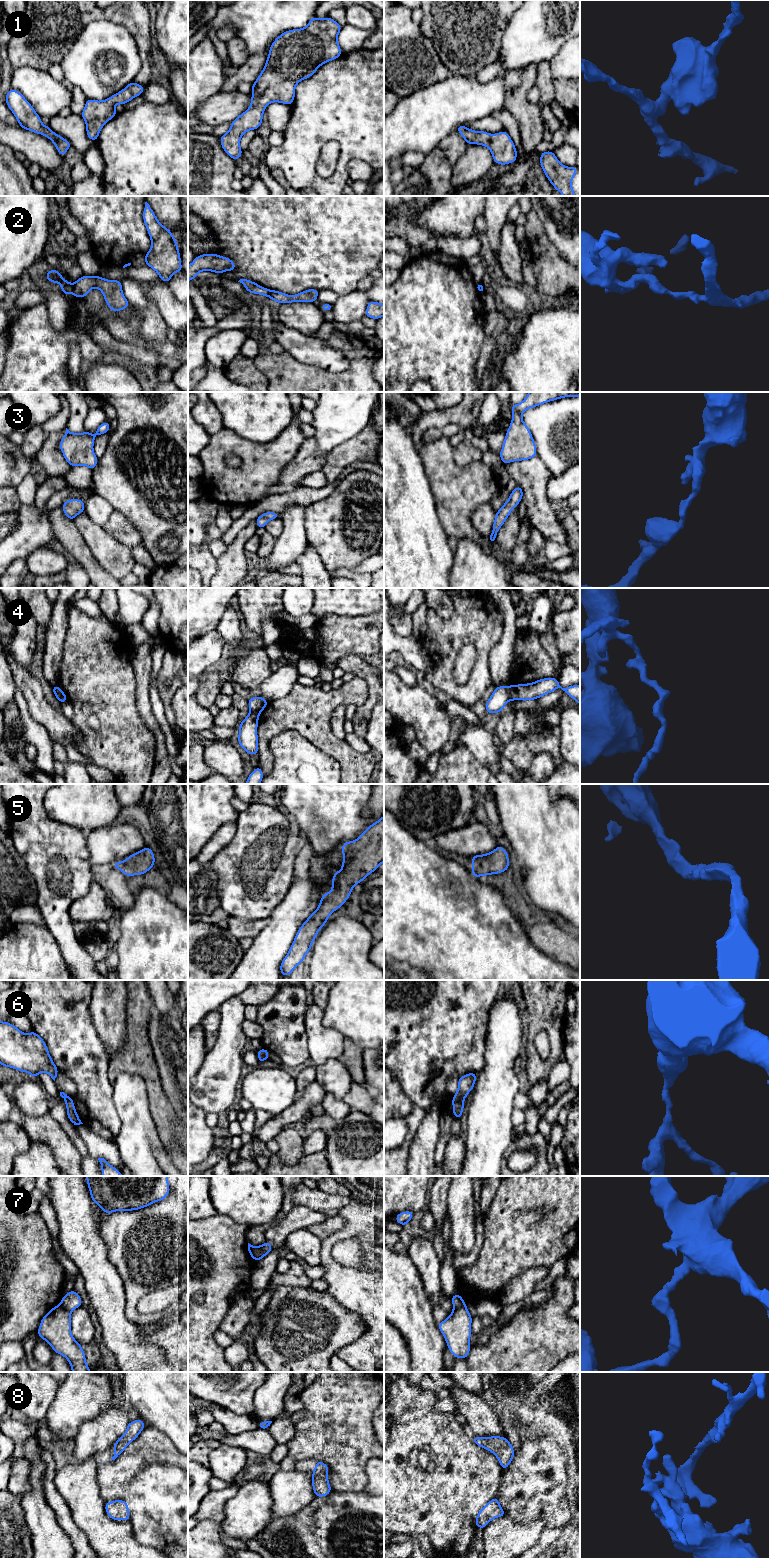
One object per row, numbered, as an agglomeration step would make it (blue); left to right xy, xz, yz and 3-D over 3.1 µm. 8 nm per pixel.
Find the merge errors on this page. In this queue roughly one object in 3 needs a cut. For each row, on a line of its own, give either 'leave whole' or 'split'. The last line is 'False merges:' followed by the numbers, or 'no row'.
1: leave whole
2: split
3: leave whole
4: split
5: leave whole
6: leave whole
7: split
8: leave whole
False merges: 2, 4, 7

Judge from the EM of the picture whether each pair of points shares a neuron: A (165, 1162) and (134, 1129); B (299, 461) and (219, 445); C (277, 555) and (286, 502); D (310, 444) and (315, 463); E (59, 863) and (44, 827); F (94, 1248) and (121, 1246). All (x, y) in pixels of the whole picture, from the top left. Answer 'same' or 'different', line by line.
A: different
B: different
C: different
D: same
E: same
F: different

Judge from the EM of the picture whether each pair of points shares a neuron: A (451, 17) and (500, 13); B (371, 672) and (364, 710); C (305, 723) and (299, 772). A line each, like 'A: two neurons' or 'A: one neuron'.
A: one neuron
B: one neuron
C: two neurons

